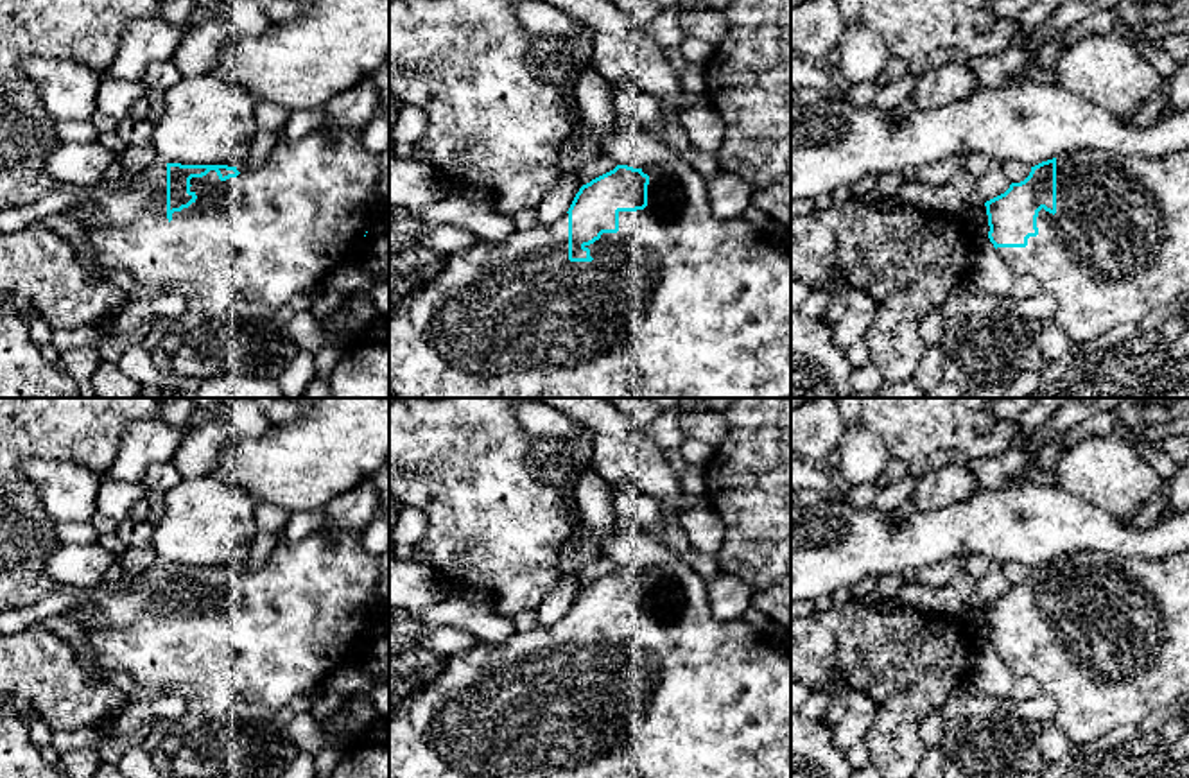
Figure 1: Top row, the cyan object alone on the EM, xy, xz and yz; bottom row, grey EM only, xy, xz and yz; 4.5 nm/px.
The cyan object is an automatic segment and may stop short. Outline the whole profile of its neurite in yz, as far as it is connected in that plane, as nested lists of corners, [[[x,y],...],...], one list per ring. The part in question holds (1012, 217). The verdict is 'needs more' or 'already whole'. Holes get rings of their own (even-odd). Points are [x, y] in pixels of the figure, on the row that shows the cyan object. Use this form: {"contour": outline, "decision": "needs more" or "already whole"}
{"contour": [[[1189,147],[1160,158],[1087,149],[1031,167],[1020,183],[986,201],[988,238],[1017,274],[1031,274],[1056,303],[1053,321],[1074,342],[1137,323],[1189,289]]], "decision": "needs more"}

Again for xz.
{"contour": [[[685,161],[656,163],[649,169],[617,165],[583,185],[568,212],[556,222],[513,229],[500,242],[481,240],[450,255],[438,278],[396,305],[389,314],[389,394],[393,398],[791,398],[791,251],[773,244],[764,231],[742,217],[717,219],[710,208],[707,179]]], "decision": "needs more"}

